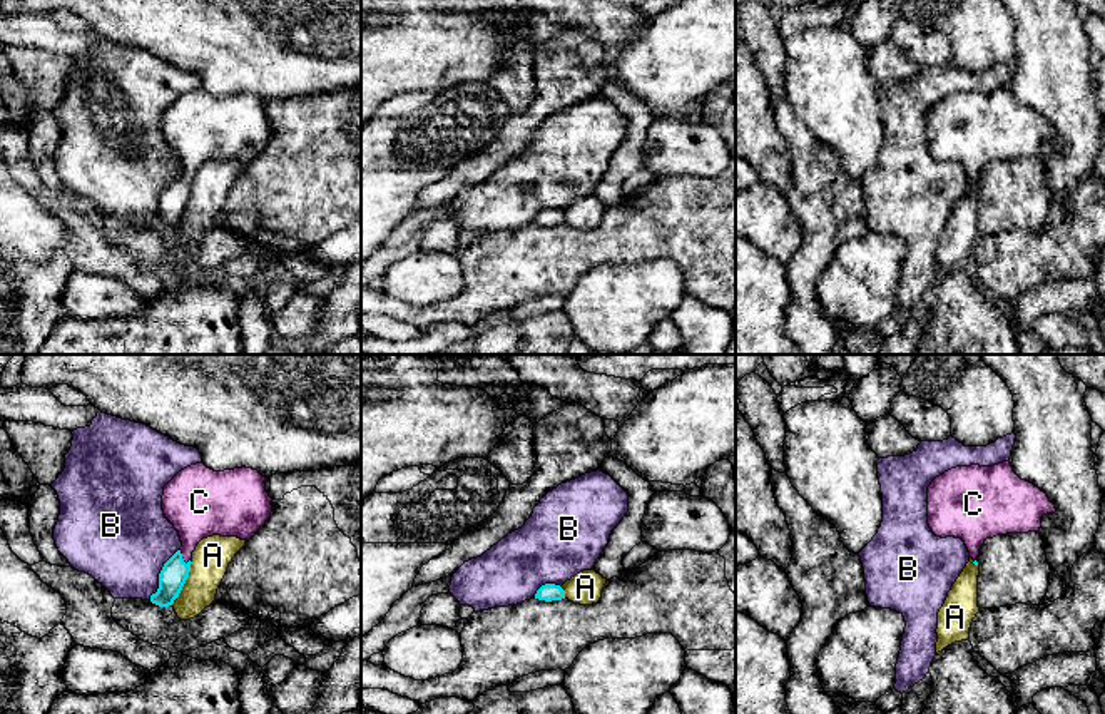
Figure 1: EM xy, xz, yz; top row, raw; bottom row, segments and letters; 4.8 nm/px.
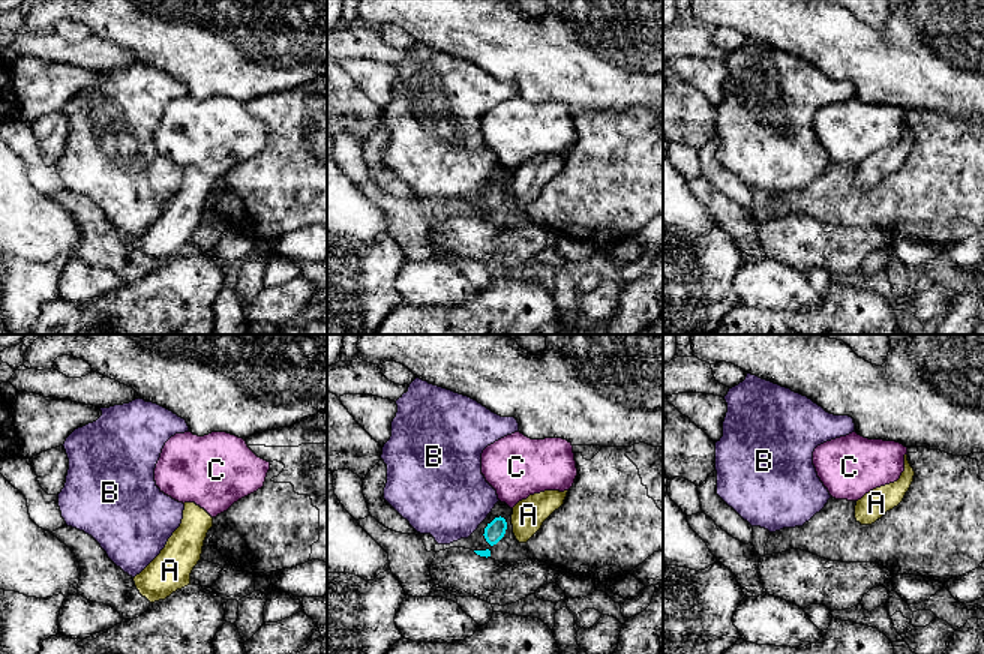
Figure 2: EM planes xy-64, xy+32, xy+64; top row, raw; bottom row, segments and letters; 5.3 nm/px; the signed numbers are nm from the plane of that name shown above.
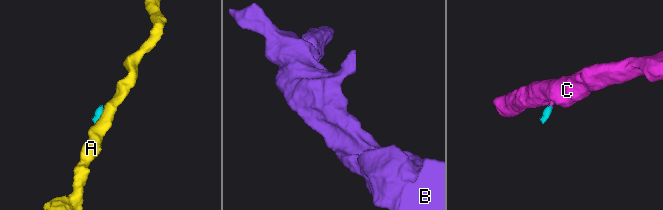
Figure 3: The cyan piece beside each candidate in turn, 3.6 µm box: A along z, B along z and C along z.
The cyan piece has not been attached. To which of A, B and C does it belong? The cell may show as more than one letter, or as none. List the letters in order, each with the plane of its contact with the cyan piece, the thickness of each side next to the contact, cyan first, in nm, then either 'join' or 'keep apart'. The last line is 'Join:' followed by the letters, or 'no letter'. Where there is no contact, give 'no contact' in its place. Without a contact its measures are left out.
A: contact in xy; calibres 130 and 180 nm; keep apart
B: contact in xy; calibres 130 and 460 nm; keep apart
C: contact in xy; calibres 130 and 280 nm; join
Join: C

